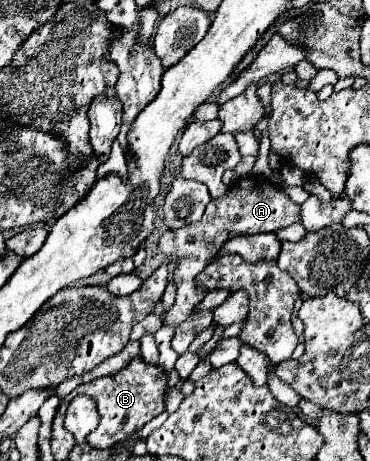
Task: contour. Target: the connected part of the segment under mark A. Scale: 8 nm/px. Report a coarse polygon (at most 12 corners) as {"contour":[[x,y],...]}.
{"contour":[[263,176],[237,180],[203,218],[159,238],[177,302],[155,332],[159,366],[205,296],[197,274],[227,238],[299,222],[299,204]]}

